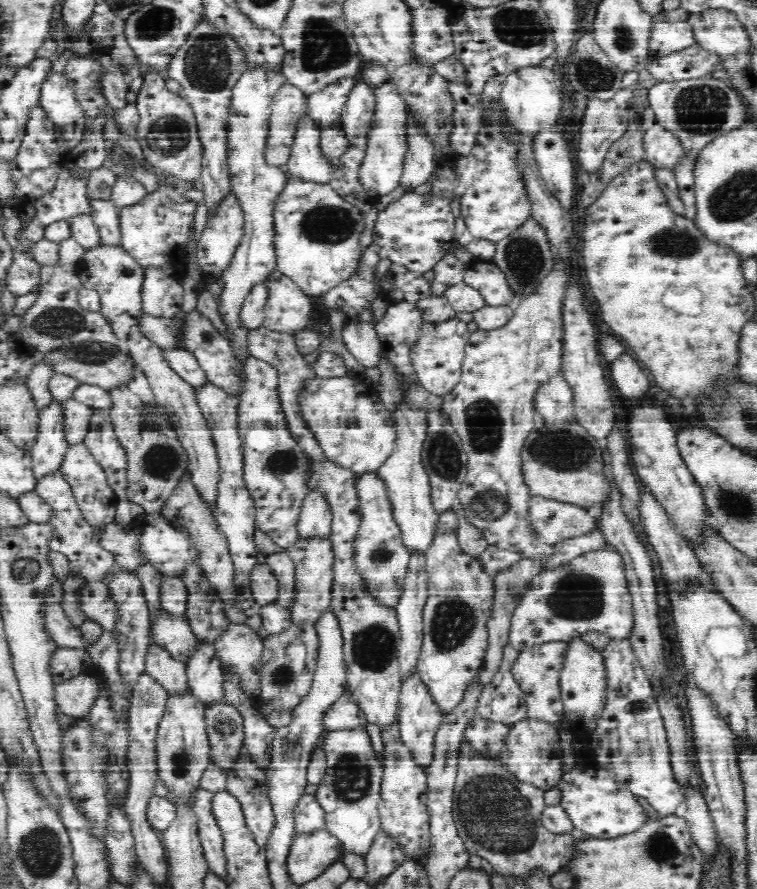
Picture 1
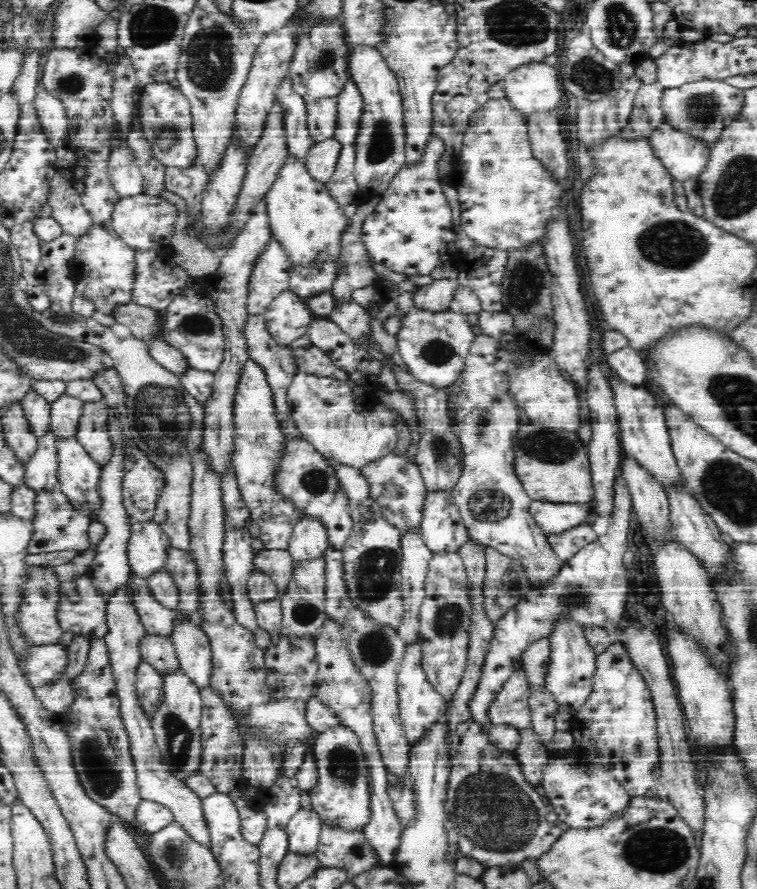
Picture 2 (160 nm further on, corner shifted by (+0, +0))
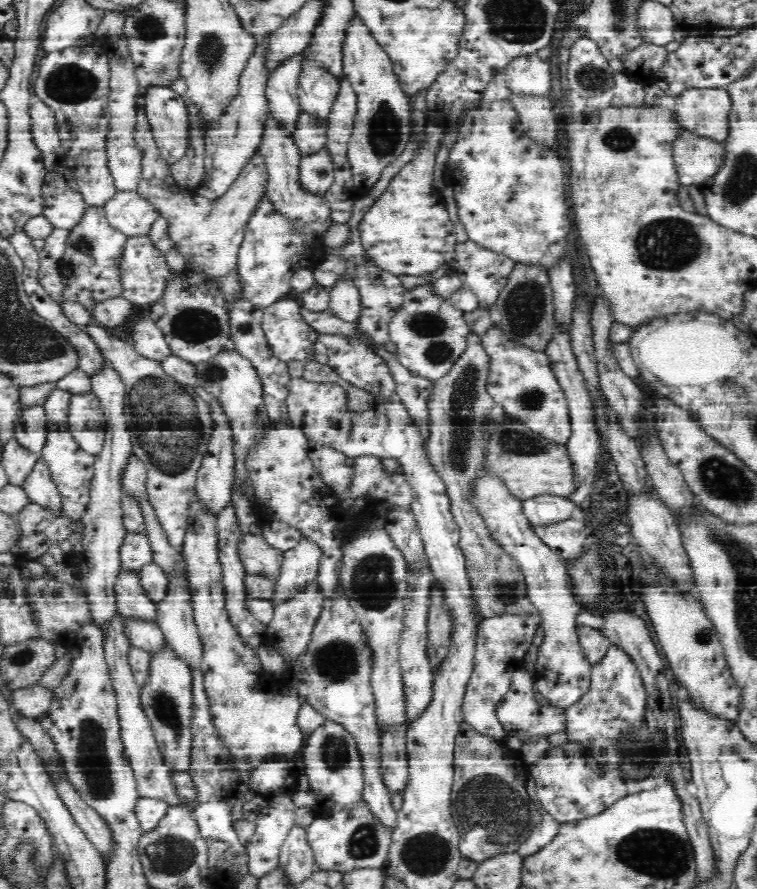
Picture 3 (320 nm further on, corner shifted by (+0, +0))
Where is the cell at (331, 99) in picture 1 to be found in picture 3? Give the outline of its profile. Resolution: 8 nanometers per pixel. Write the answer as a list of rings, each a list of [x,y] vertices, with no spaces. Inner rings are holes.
[[[303,112],[292,138],[304,156],[322,149],[326,145],[327,135],[328,124],[326,119]]]

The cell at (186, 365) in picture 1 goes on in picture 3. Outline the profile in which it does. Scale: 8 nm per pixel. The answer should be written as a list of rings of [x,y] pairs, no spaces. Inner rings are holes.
[[[140,314],[134,320],[132,339],[135,341],[135,350],[146,358],[162,362],[173,355],[164,333],[148,314]]]

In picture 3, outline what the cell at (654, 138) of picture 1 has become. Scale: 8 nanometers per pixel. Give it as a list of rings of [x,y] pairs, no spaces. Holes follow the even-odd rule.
[[[688,130],[678,132],[672,142],[672,158],[681,185],[707,183],[723,161],[723,143],[698,137]]]

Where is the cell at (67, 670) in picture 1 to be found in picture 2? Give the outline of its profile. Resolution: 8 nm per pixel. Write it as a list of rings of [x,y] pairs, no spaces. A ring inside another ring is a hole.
[[[59,643],[35,645],[28,654],[28,660],[24,662],[22,674],[36,690],[63,679],[67,666],[67,647],[62,647]]]

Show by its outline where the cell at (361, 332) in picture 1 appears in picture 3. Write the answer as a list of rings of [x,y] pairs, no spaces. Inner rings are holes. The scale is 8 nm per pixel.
[[[344,280],[329,288],[330,302],[328,310],[344,322],[359,322],[362,312],[361,296],[352,280]]]

